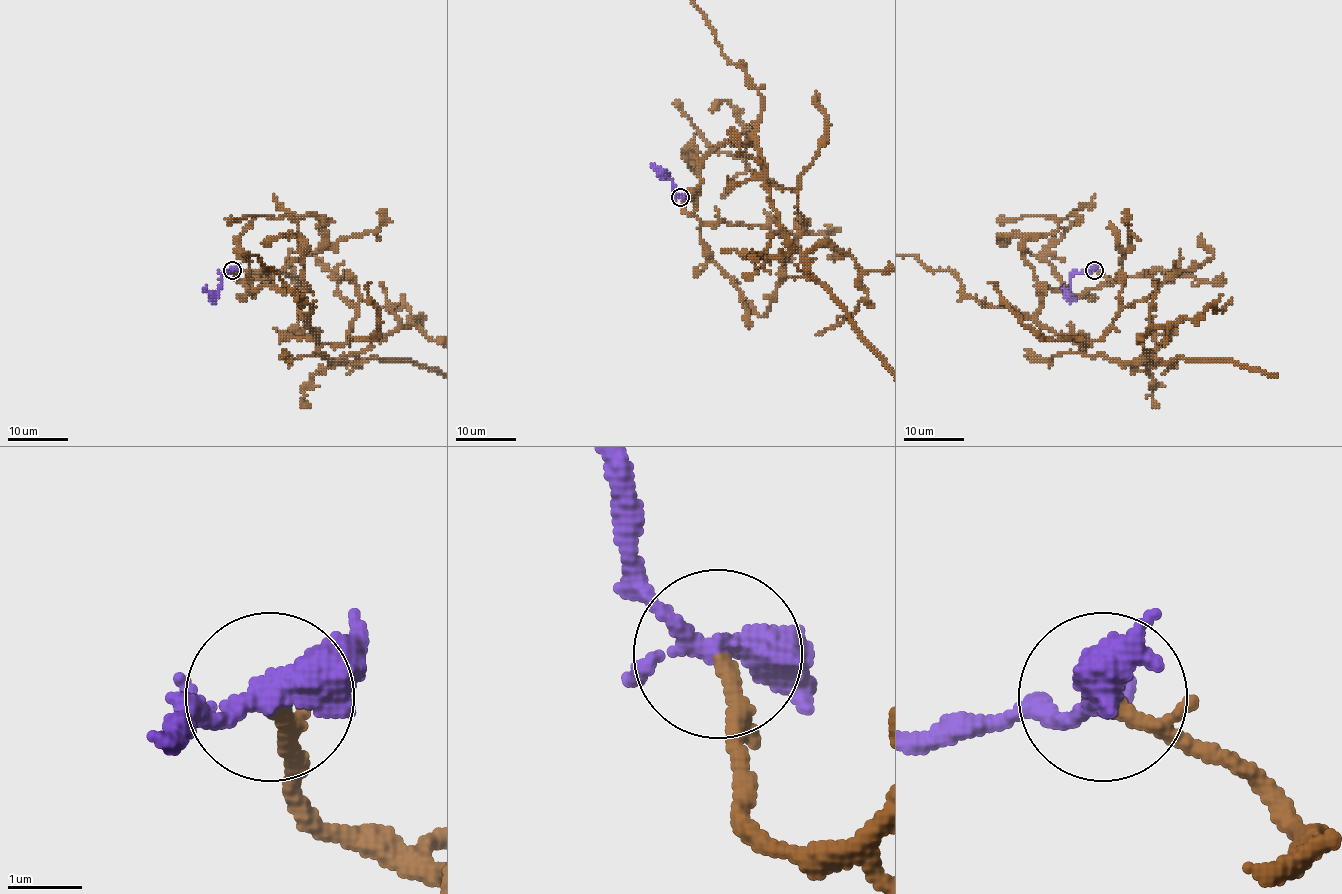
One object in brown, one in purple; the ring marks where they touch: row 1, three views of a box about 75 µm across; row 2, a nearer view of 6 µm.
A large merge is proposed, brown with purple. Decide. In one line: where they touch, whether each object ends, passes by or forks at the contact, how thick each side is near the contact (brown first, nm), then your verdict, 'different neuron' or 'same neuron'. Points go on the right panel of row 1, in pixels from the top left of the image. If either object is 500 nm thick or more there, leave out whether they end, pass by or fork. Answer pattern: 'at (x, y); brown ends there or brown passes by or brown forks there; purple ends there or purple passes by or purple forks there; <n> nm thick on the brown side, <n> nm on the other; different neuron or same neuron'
at (1094, 270); brown passes by; purple forks there; 150 nm thick on the brown side, 320 nm on the other; same neuron

